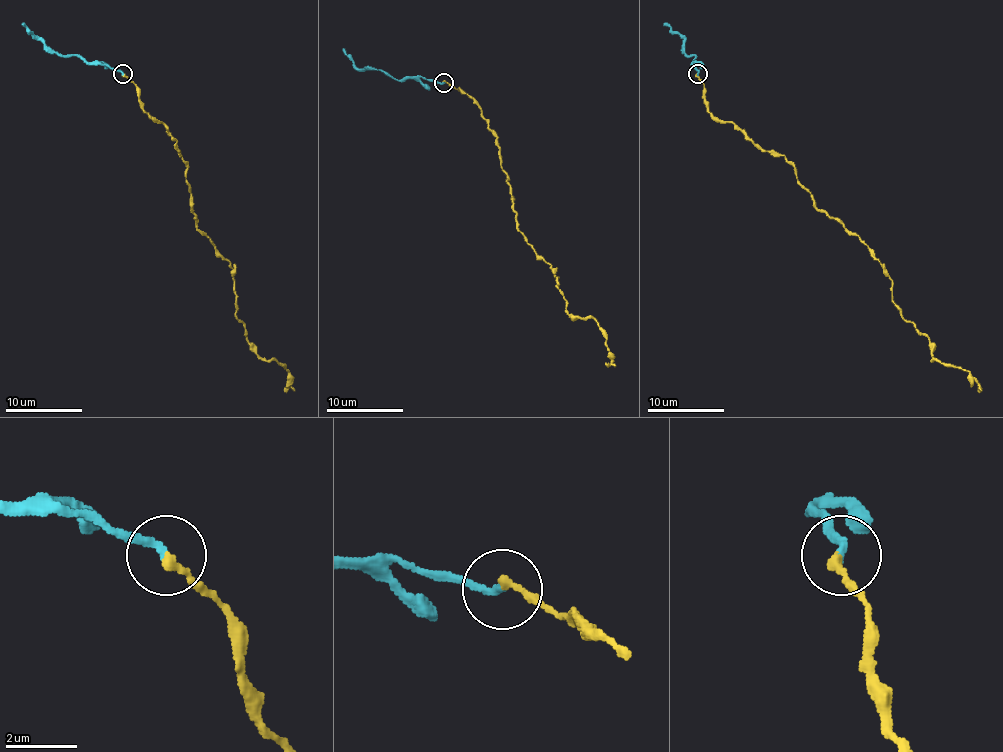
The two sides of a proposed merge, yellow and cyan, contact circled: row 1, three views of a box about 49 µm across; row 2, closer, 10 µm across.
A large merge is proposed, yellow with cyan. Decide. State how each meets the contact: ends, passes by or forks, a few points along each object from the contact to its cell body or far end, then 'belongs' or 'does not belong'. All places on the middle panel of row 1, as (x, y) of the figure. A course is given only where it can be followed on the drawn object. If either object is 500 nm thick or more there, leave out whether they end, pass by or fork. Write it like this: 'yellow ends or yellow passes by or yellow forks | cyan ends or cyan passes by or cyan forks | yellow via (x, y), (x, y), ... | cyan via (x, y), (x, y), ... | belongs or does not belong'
yellow ends | cyan ends | yellow via (443, 82), (478, 105), (497, 138), (518, 229), (550, 266), (567, 313), (592, 317), (609, 352), (605, 365) | cyan via (443, 82), (420, 79), (399, 81), (373, 69), (359, 69), (342, 48) | belongs

